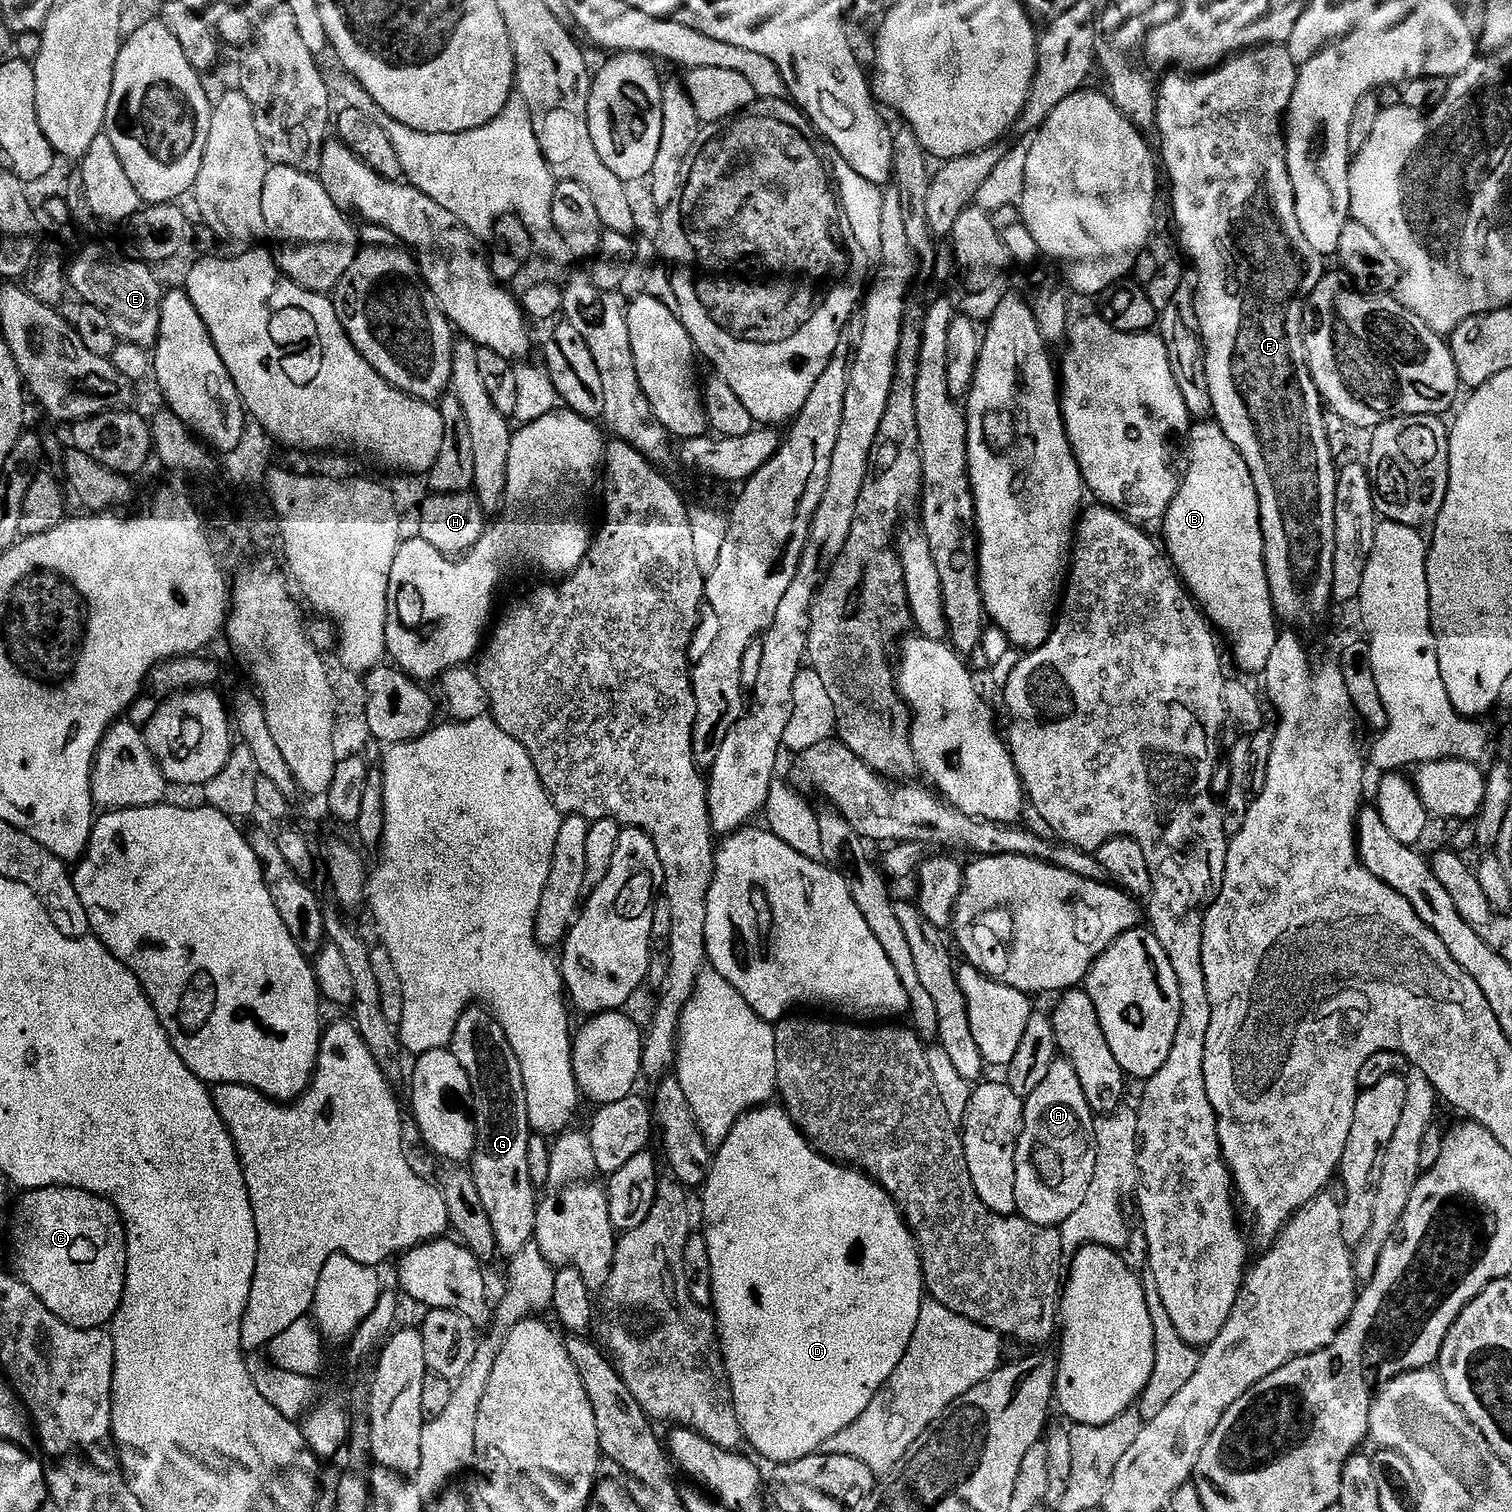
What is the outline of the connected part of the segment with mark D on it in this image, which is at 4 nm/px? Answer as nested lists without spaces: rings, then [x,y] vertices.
[[[761,1106],[752,1109],[750,1112],[744,1113],[737,1120],[736,1125],[730,1130],[730,1134],[726,1138],[726,1142],[722,1142],[720,1148],[715,1149],[712,1157],[712,1167],[708,1169],[708,1180],[702,1186],[704,1192],[704,1228],[702,1234],[706,1238],[706,1246],[710,1250],[710,1278],[712,1279],[712,1302],[711,1311],[716,1317],[716,1330],[718,1333],[718,1347],[724,1365],[724,1371],[728,1378],[728,1385],[732,1387],[732,1402],[738,1422],[744,1431],[744,1438],[747,1447],[752,1447],[757,1452],[757,1457],[765,1456],[766,1459],[772,1460],[773,1465],[789,1464],[795,1460],[801,1460],[807,1456],[820,1452],[822,1442],[826,1442],[826,1438],[834,1438],[834,1434],[838,1434],[842,1430],[846,1430],[846,1426],[850,1426],[860,1415],[862,1410],[866,1410],[866,1406],[870,1406],[870,1402],[876,1397],[877,1392],[883,1388],[884,1383],[894,1374],[894,1370],[898,1366],[898,1362],[902,1362],[902,1358],[906,1354],[906,1350],[910,1346],[910,1338],[914,1338],[914,1330],[918,1326],[918,1314],[920,1307],[924,1305],[926,1299],[926,1289],[924,1287],[924,1271],[920,1265],[920,1251],[916,1248],[916,1238],[908,1229],[907,1222],[904,1221],[900,1214],[900,1209],[890,1198],[890,1194],[882,1185],[877,1184],[871,1176],[858,1168],[837,1164],[835,1160],[828,1160],[812,1147],[807,1138],[796,1129],[796,1123],[788,1117],[788,1113],[783,1107]]]

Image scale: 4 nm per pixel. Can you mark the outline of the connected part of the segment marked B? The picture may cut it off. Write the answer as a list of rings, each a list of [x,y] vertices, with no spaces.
[[[1193,423],[1188,442],[1188,477],[1185,475],[1181,479],[1174,502],[1163,518],[1162,544],[1176,570],[1176,575],[1183,580],[1184,587],[1199,604],[1200,611],[1208,617],[1208,623],[1213,629],[1221,633],[1224,631],[1228,635],[1228,640],[1232,643],[1232,656],[1236,659],[1237,666],[1244,672],[1263,674],[1266,662],[1270,662],[1270,653],[1274,650],[1278,621],[1272,605],[1270,582],[1264,561],[1258,490],[1254,490],[1254,478],[1250,478],[1250,466],[1246,466],[1242,454],[1238,454],[1234,442],[1226,438],[1219,424]]]

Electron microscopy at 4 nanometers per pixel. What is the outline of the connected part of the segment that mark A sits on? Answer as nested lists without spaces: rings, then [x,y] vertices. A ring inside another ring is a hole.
[[[1057,1058],[1050,1066],[1044,1079],[1024,1100],[1024,1125],[1020,1141],[1016,1147],[1016,1177],[1014,1194],[1016,1195],[1016,1212],[1030,1222],[1043,1228],[1059,1226],[1082,1206],[1086,1190],[1090,1190],[1090,1178],[1094,1178],[1096,1165],[1096,1122],[1092,1108],[1082,1094],[1082,1082],[1074,1074],[1074,1066],[1069,1060]]]

